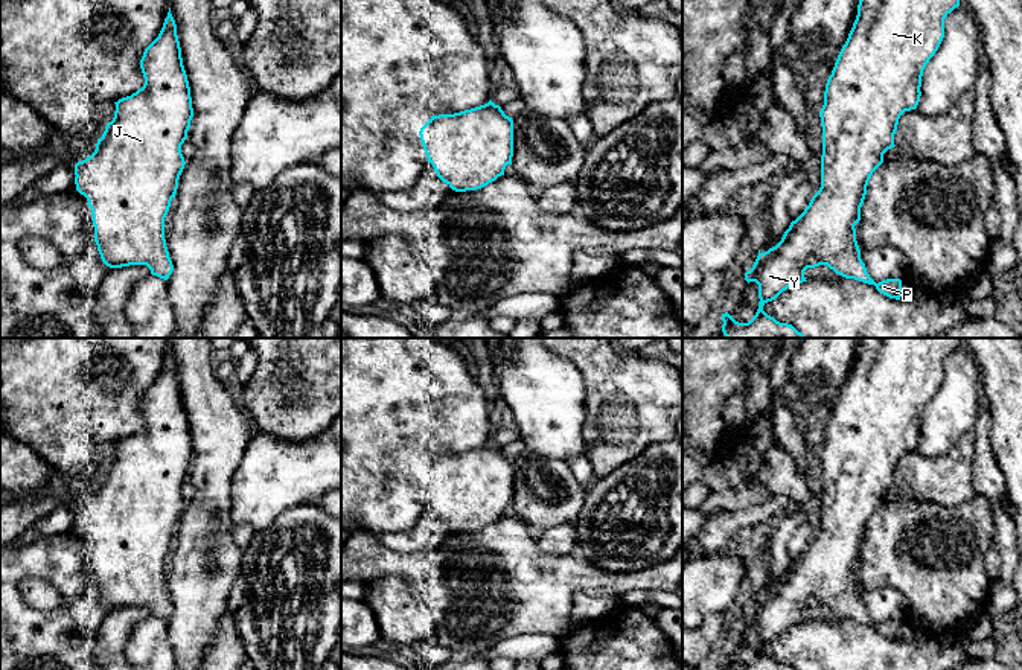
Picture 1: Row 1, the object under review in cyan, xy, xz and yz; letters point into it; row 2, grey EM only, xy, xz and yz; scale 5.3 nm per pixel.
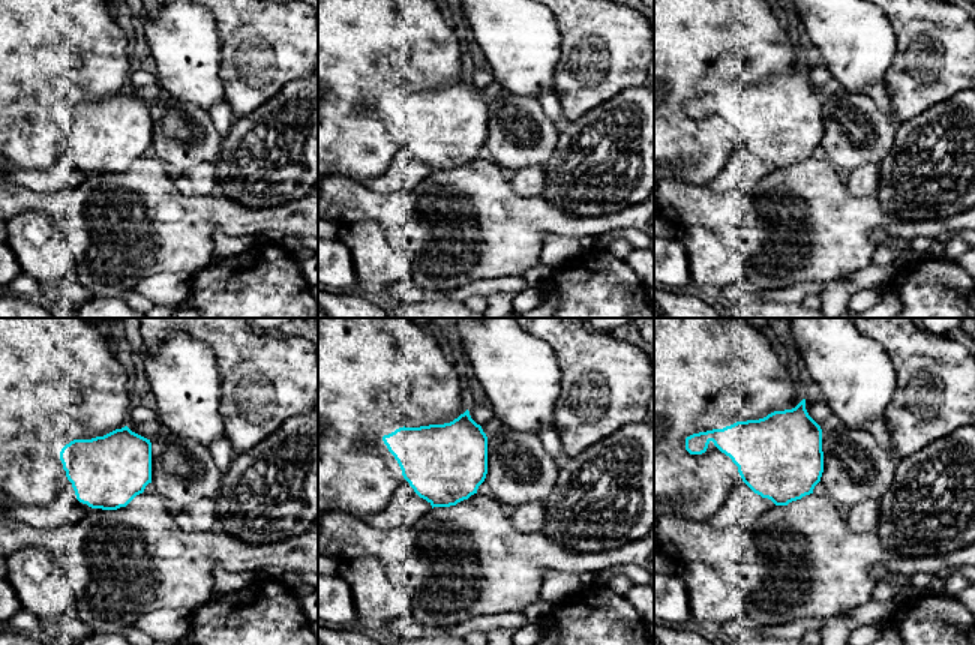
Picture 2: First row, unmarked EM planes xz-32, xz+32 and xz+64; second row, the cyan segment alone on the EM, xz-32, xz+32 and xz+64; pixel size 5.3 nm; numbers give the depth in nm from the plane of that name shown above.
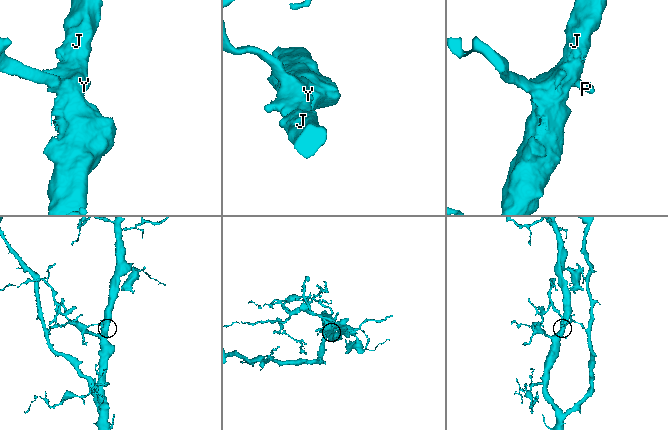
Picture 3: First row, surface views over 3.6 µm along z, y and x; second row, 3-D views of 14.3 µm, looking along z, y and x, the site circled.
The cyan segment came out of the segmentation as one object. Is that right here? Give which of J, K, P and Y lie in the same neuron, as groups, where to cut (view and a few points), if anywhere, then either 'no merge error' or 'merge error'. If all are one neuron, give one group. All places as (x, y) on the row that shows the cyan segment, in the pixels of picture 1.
groups J K P Y; cut none; no merge error

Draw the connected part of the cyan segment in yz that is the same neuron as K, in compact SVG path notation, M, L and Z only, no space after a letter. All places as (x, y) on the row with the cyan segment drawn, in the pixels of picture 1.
M859 0L856 20L827 79L824 105L819 111L822 126L821 187L804 212L790 222L781 241L765 253L759 250L752 268L745 273L748 283L755 282L759 285L759 309L748 323L736 321L728 312L722 314L725 338L807 338L792 324L780 323L768 315L763 306L775 300L789 286L807 282L804 271L819 265L827 265L845 279L874 285L880 294L900 300L900 279L886 279L876 283L867 273L854 225L861 221L861 207L873 172L883 163L883 154L896 146L894 134L900 116L905 111L915 110L920 102L923 70L944 38L944 18L958 6L960 0Z

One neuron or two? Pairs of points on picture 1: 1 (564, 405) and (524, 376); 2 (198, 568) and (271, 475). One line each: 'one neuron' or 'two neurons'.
1: one neuron
2: two neurons

